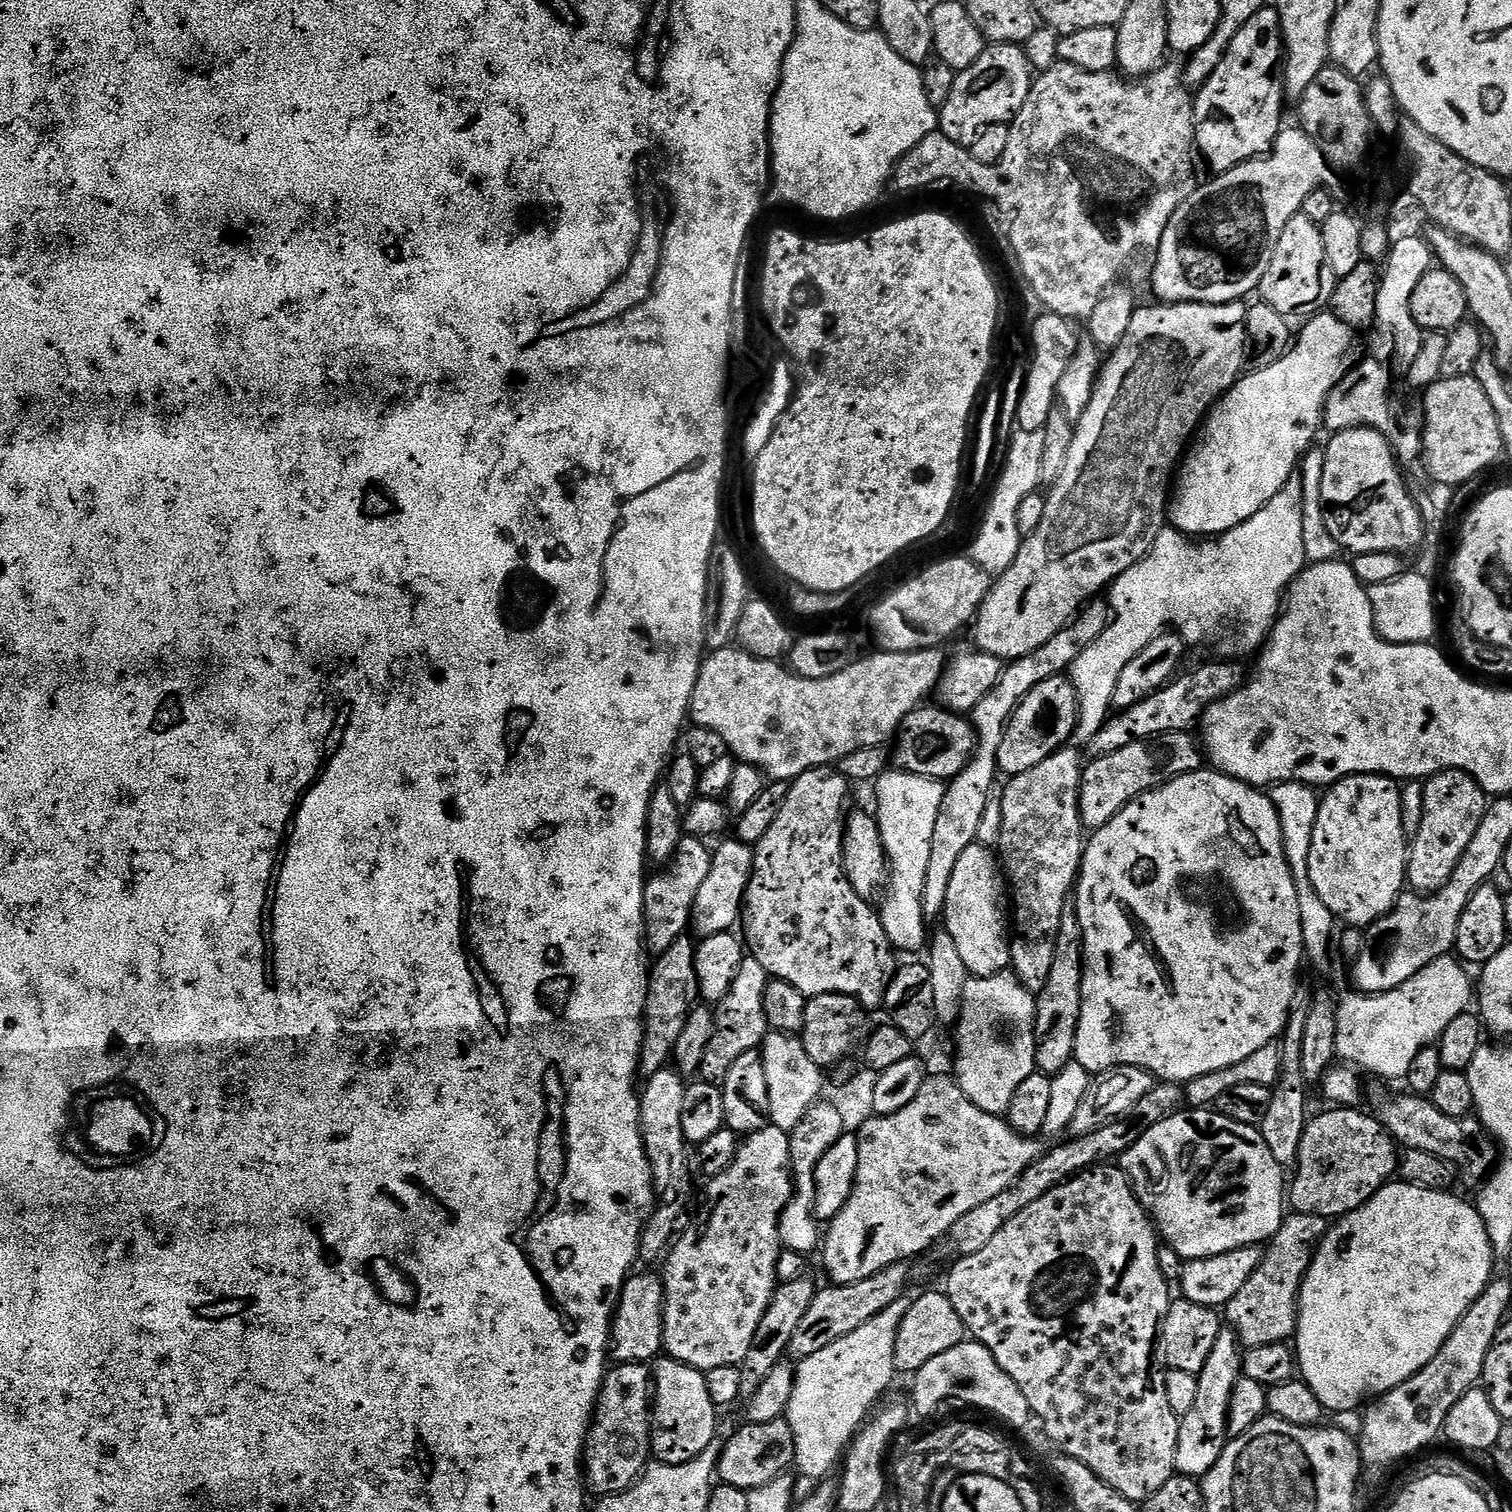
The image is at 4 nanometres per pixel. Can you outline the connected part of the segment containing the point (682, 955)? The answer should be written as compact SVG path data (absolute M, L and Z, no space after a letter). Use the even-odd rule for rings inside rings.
M691 935L679 936L661 956L655 957L648 974L648 993L644 1007L644 1037L640 1047L641 1077L658 1074L672 1060L672 1049L686 1026L686 1018L701 995L700 979L696 973L696 944ZM656 963L656 964L655 964ZM696 1000L696 1001L695 1001Z

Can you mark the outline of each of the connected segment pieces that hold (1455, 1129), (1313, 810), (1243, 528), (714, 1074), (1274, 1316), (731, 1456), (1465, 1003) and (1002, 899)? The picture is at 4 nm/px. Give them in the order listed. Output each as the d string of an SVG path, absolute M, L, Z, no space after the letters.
M1374 1083L1366 1100L1372 1103L1371 1111L1376 1119L1384 1125L1401 1149L1436 1155L1452 1165L1460 1180L1483 1181L1493 1171L1498 1160L1498 1145L1475 1115L1447 1116L1432 1104L1431 1099L1423 1095L1391 1096L1383 1088L1383 1083Z
M1273 784L1270 788L1272 804L1276 807L1278 822L1282 826L1282 842L1290 874L1294 878L1294 890L1298 890L1298 914L1302 914L1302 942L1307 967L1320 974L1327 974L1334 957L1334 937L1337 935L1338 921L1335 914L1318 898L1314 882L1310 882L1310 842L1314 838L1314 822L1318 818L1321 797L1316 796L1317 789L1306 784Z
M1293 474L1286 486L1282 486L1282 490L1278 490L1278 494L1274 494L1274 498L1266 502L1266 506L1262 506L1258 514L1246 518L1246 522L1215 538L1193 542L1185 533L1165 526L1149 552L1137 564L1130 566L1130 570L1112 581L1111 616L1106 630L1100 635L1098 642L1082 650L1070 669L1078 705L1078 719L1076 729L1072 731L1071 743L1077 749L1087 749L1094 734L1102 730L1104 721L1113 711L1114 686L1118 686L1118 678L1122 675L1126 662L1130 662L1130 658L1134 658L1165 630L1174 630L1175 635L1181 636L1188 646L1213 644L1220 651L1217 653L1224 658L1244 658L1240 656L1248 656L1251 652L1252 655L1259 653L1268 635L1272 633L1272 627L1276 625L1276 617L1282 611L1282 597L1306 567L1302 534L1303 501L1302 478Z
M751 954L745 955L730 990L725 996L719 997L717 1004L720 1005L715 1005L714 1008L716 1033L714 1038L710 1038L710 1046L706 1050L702 1069L703 1075L708 1075L705 1077L716 1082L723 1081L728 1067L738 1062L742 1054L757 1051L763 1045L764 1037L770 1031L764 1013L764 995L769 979L768 971L762 966L762 962L758 962Z
M1298 1211L1285 1215L1282 1226L1264 1248L1264 1257L1258 1270L1250 1274L1246 1286L1242 1286L1242 1290L1238 1290L1238 1294L1234 1294L1226 1306L1227 1327L1236 1333L1236 1339L1245 1349L1283 1344L1295 1337L1300 1287L1312 1264L1312 1253L1324 1240L1329 1227L1330 1220L1326 1216Z
M787 1419L741 1425L728 1441L723 1441L720 1449L718 1476L723 1483L745 1490L761 1488L766 1482L774 1482L774 1478L785 1475L788 1467L793 1467L796 1458L794 1430L790 1430Z
M1451 955L1439 956L1437 960L1430 962L1430 966L1414 974L1410 982L1402 982L1402 986L1389 992L1361 994L1349 990L1340 994L1336 1010L1337 1057L1361 1073L1373 1072L1376 1075L1374 1077L1385 1081L1403 1081L1419 1052L1435 1045L1446 1026L1450 1026L1454 1018L1473 1007L1474 980L1473 977L1472 980L1468 977L1467 970L1469 971L1459 959Z
M983 842L966 846L966 850L955 863L954 874L950 877L950 886L946 889L942 922L946 931L954 938L954 946L958 946L958 952L962 954L962 962L966 962L966 970L973 977L993 976L1005 971L1011 965L1010 889L997 853L993 849L991 852Z

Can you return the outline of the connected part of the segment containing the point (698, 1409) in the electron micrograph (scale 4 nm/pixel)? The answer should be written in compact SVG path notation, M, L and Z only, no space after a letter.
M660 1358L654 1364L654 1403L652 1414L651 1455L662 1464L688 1464L716 1439L718 1405L706 1390L706 1375L671 1358Z

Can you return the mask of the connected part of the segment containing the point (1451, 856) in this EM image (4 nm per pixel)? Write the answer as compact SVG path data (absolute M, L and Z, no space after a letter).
M1451 768L1445 772L1439 772L1427 777L1423 781L1424 797L1422 798L1422 826L1416 836L1411 837L1408 850L1408 874L1407 883L1415 891L1421 894L1437 892L1454 874L1462 854L1466 854L1466 846L1470 846L1470 841L1474 838L1474 833L1478 831L1478 822L1486 814L1490 797L1487 792L1482 791L1480 783L1470 774L1466 774L1460 768Z

